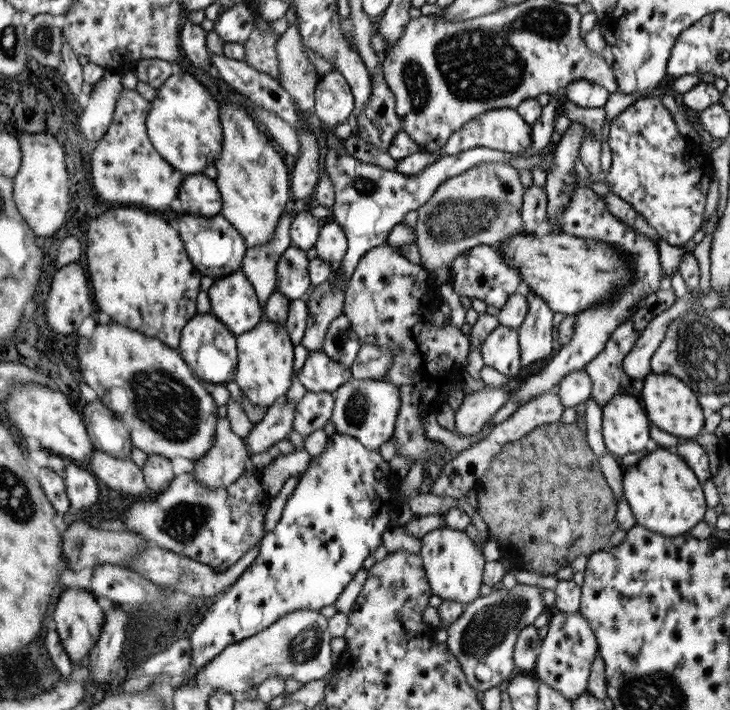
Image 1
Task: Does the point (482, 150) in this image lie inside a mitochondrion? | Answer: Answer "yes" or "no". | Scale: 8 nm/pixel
no

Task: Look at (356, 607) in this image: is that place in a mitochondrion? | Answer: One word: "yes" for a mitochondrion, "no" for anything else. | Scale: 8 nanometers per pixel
no

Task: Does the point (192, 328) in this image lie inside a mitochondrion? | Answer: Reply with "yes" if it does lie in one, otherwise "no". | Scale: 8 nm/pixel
no

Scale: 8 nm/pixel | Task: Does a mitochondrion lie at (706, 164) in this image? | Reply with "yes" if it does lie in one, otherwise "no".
no

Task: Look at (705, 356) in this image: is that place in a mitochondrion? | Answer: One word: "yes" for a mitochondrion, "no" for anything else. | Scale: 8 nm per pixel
yes

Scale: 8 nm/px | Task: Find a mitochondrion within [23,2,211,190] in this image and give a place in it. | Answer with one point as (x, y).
(44, 35)

